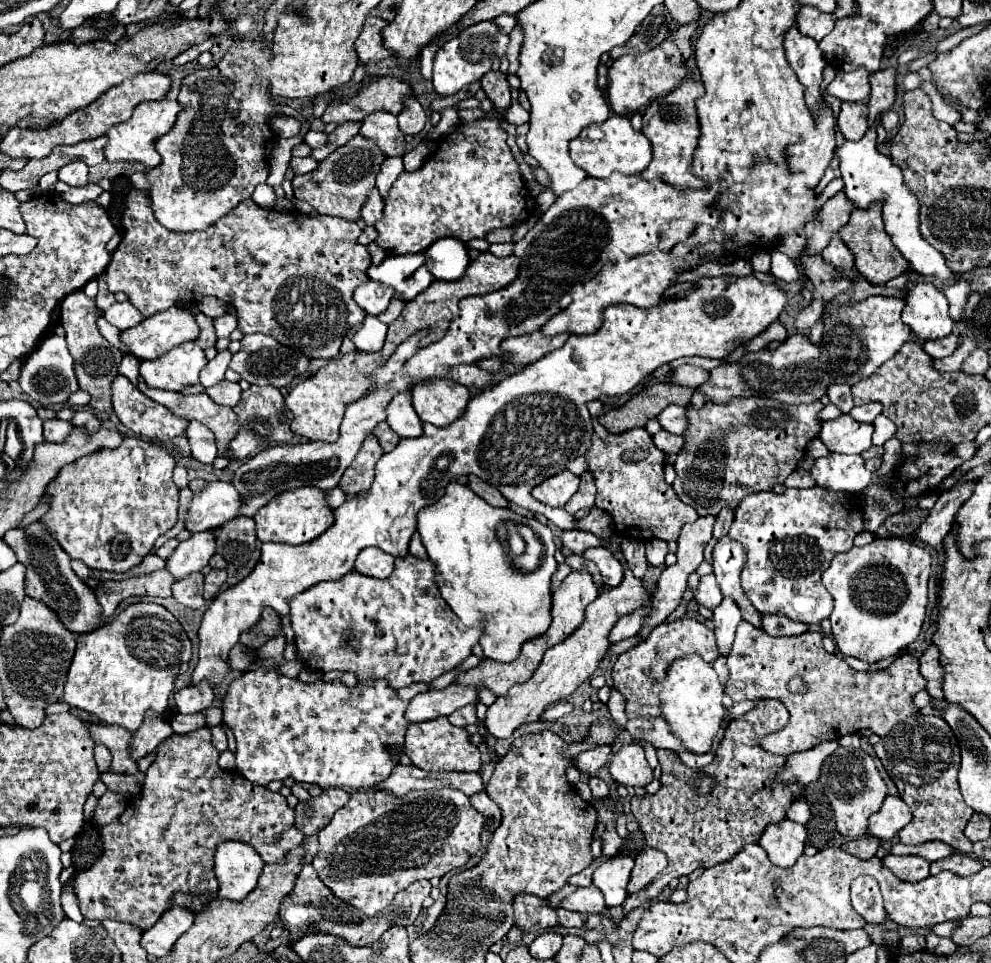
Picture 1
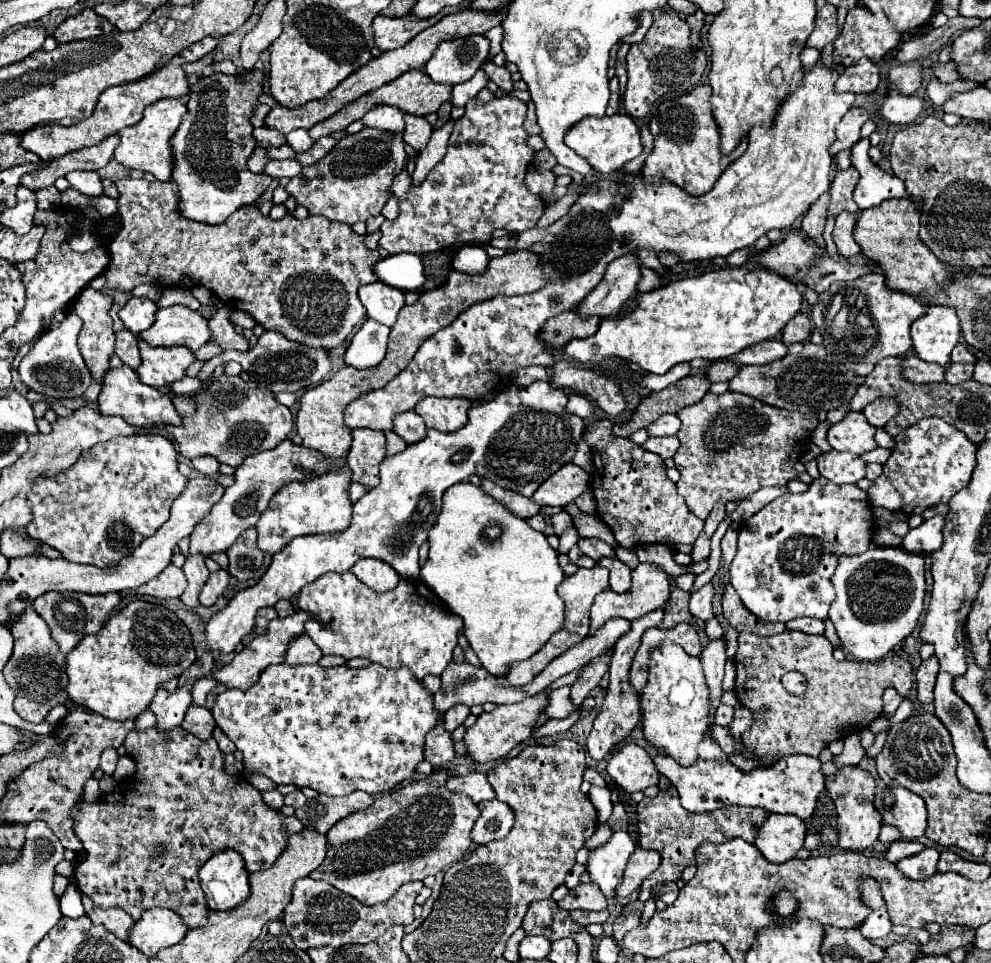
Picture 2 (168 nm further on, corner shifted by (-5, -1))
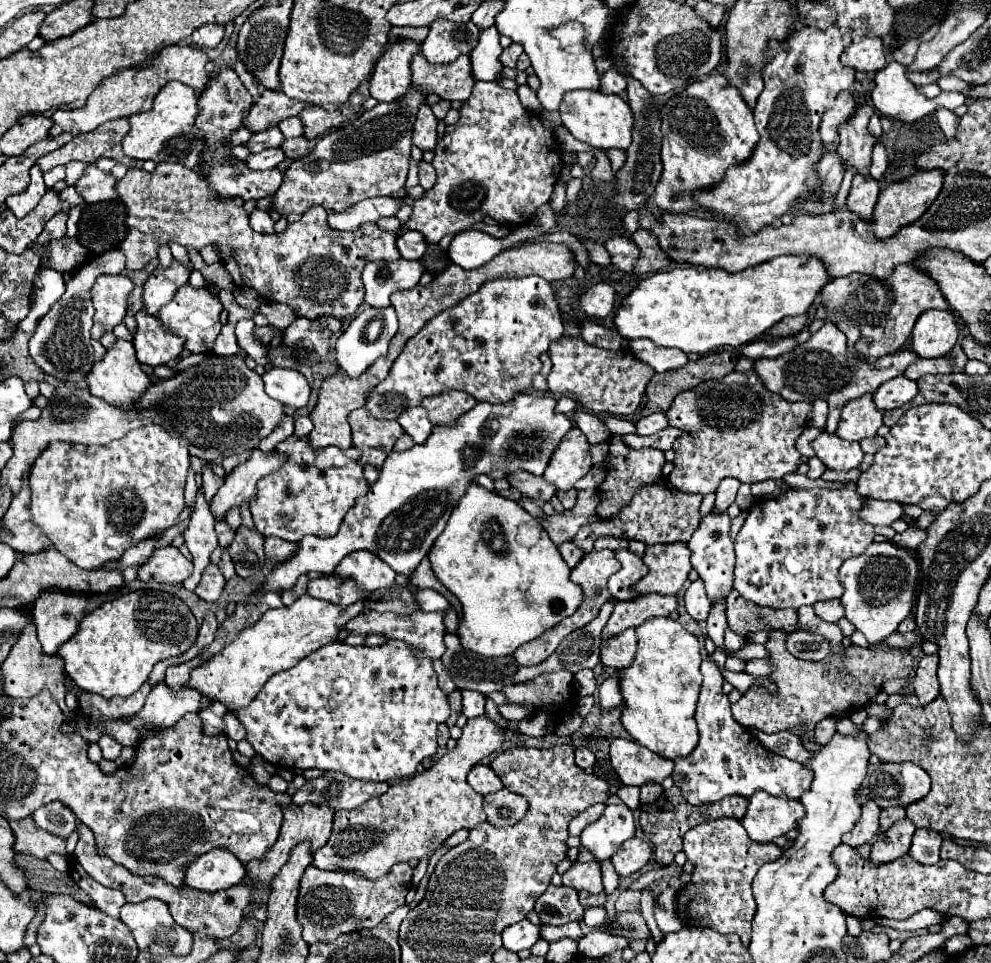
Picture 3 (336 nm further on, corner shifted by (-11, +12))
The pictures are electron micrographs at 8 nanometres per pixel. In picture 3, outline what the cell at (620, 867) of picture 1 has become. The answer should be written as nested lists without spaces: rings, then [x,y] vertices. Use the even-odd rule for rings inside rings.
[[[605,805],[601,817],[581,831],[581,845],[587,847],[597,861],[605,861],[611,859],[611,853],[633,835],[633,811],[627,805]]]

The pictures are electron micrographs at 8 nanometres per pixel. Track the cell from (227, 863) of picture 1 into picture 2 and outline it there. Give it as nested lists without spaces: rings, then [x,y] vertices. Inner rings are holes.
[[[225,850],[209,858],[199,870],[199,878],[211,910],[231,910],[251,894],[249,872],[235,850]]]

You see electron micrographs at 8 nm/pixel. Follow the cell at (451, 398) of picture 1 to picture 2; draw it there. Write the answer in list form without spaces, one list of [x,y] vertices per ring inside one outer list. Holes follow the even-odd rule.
[[[425,396],[417,402],[415,412],[425,420],[427,428],[441,432],[455,432],[467,424],[467,410],[471,408],[469,398],[433,398]]]

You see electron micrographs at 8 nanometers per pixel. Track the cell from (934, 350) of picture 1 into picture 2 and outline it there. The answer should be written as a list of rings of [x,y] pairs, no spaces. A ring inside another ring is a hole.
[[[957,344],[951,352],[951,362],[975,362],[975,356],[971,354],[971,350],[963,344]]]

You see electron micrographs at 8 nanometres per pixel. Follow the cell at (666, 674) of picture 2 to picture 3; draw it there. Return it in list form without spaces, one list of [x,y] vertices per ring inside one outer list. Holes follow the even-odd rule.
[[[651,617],[635,627],[637,653],[629,667],[619,673],[623,695],[621,725],[635,743],[659,757],[687,757],[697,745],[695,701],[701,685],[699,641],[681,623],[669,617]]]

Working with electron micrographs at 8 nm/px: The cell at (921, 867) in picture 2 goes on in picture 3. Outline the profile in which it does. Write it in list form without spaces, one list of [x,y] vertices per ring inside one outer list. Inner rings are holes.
[[[917,829],[909,855],[919,863],[937,863],[943,837],[933,829]]]

